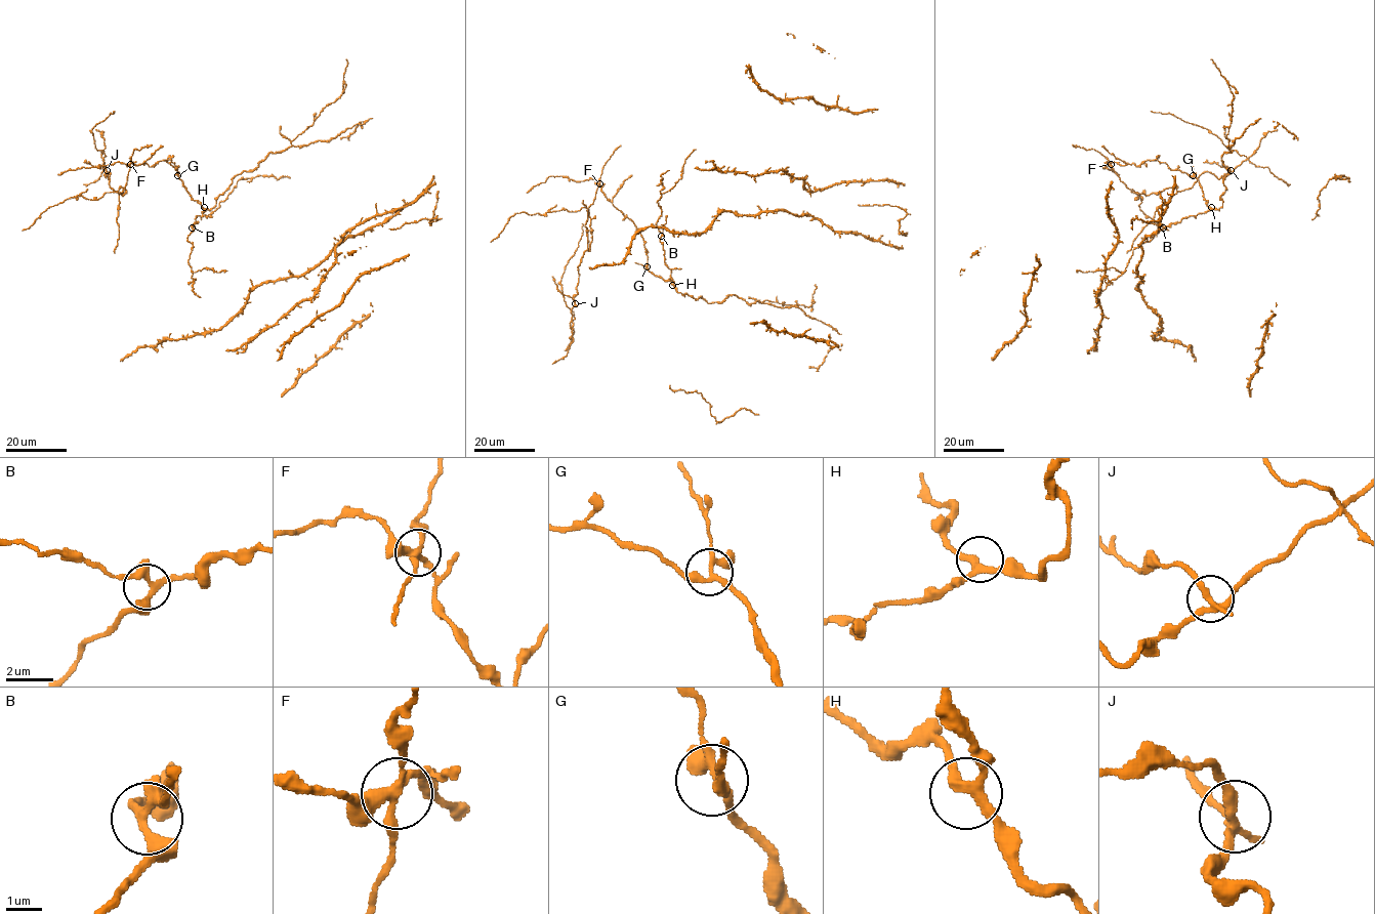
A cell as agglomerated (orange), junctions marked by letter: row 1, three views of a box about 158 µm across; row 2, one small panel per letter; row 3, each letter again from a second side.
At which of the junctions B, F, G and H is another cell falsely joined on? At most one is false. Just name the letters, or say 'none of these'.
F

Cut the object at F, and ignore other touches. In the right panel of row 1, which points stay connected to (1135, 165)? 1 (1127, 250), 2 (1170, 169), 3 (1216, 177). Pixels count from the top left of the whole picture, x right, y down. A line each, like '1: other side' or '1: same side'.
1: other side
2: same side
3: other side

